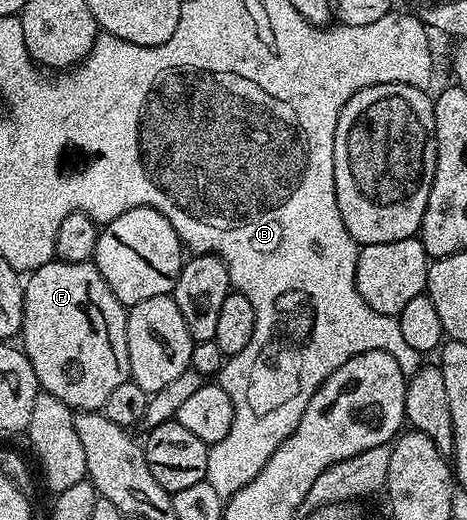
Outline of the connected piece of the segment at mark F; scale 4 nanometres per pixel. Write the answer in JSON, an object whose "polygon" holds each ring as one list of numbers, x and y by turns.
{"polygon":[[55,259,46,265,41,265,39,269,35,269,33,273,29,274,24,281,24,323,22,324,22,332,20,334,20,345,27,359,32,363,32,371,36,371,36,379,41,392,56,395,56,399,60,399,69,409,75,411,101,410,102,405,108,403,108,395,112,395,112,391,116,387,120,387,120,383,130,380,128,335,126,334,127,312,127,306,122,305,120,299,116,299,116,295,112,295,112,287,108,287,108,283,104,283,104,275,100,275,98,268,90,261,68,263,67,261]]}

